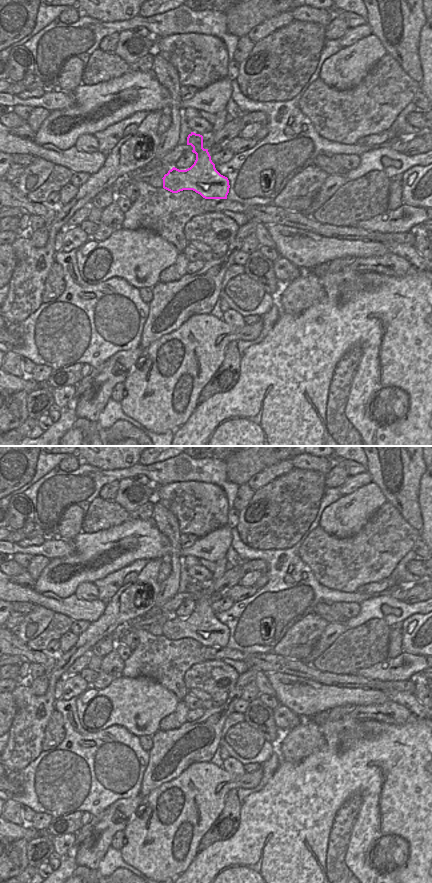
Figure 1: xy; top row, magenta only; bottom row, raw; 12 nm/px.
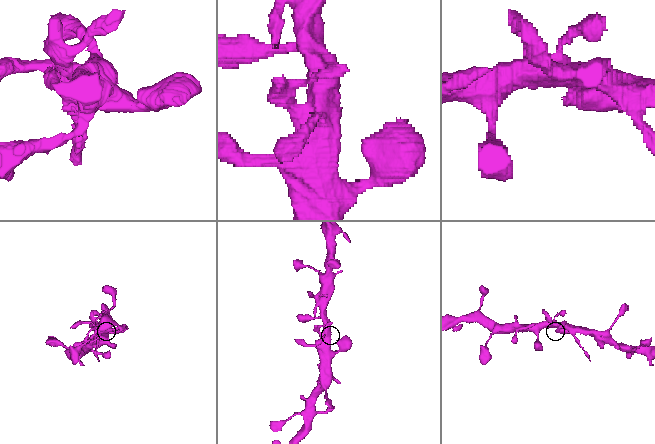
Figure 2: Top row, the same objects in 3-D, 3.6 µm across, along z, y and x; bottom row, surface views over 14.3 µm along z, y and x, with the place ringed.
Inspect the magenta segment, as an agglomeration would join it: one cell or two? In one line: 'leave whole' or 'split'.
leave whole

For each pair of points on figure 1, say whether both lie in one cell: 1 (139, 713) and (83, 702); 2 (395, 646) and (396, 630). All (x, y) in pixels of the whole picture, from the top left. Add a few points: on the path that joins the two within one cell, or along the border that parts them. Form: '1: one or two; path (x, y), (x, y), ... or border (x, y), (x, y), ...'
1: one; path (125, 703), (115, 703), (109, 697), (97, 694)
2: one; path (395, 642), (396, 634)

